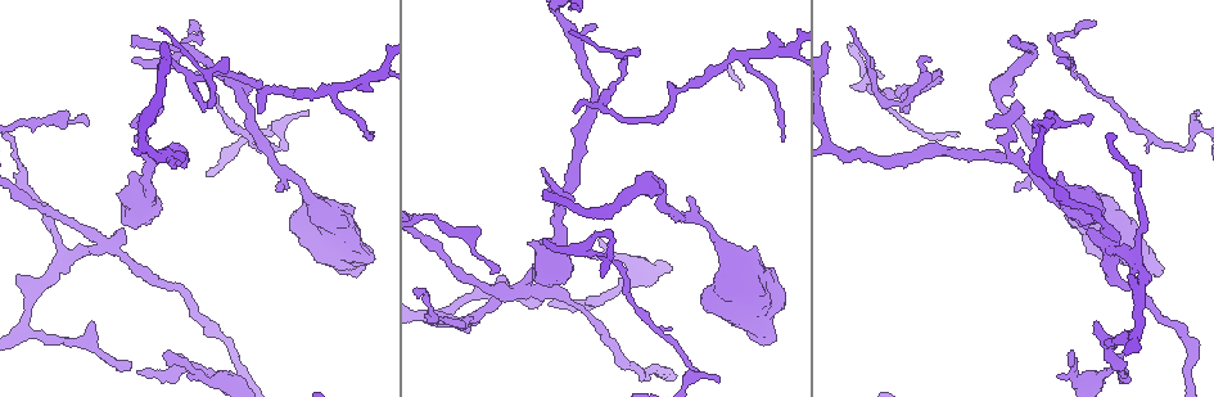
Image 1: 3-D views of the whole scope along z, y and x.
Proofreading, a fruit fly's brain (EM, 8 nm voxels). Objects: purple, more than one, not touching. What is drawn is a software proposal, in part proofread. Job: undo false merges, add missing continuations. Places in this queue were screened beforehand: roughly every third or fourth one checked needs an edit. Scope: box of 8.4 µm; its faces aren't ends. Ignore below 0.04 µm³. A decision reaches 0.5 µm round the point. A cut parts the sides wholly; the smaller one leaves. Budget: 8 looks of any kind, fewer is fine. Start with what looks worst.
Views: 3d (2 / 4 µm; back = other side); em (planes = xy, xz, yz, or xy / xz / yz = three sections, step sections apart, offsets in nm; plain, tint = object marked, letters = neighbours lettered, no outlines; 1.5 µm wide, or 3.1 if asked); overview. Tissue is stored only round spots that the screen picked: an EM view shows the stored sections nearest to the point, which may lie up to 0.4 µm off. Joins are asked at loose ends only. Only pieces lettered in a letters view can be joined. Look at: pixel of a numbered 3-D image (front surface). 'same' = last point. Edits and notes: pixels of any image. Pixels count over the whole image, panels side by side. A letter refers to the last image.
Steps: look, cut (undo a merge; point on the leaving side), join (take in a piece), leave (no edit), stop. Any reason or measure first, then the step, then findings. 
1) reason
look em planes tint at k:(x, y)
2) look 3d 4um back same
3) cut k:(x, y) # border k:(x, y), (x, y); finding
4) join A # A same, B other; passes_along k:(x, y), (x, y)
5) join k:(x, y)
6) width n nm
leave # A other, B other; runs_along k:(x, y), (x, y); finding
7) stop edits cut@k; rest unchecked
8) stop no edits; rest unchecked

an open end
look em xy step 8 tint at 1:(572, 111)

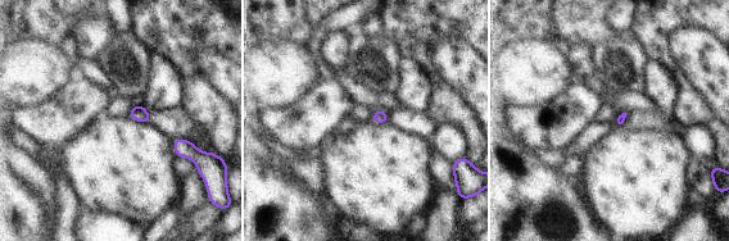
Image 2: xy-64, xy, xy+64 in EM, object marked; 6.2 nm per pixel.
look em yz step 8 letters same

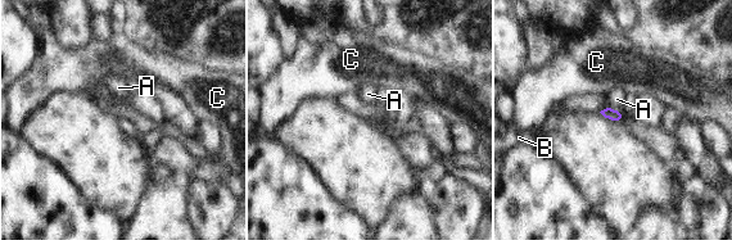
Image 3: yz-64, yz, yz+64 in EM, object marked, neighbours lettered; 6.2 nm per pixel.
leave # A other, B other, C other; border 3:(609, 107), (620, 112); none of them fits

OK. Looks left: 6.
stops while still wide
look em xy step 8 tint at 1:(363, 266)

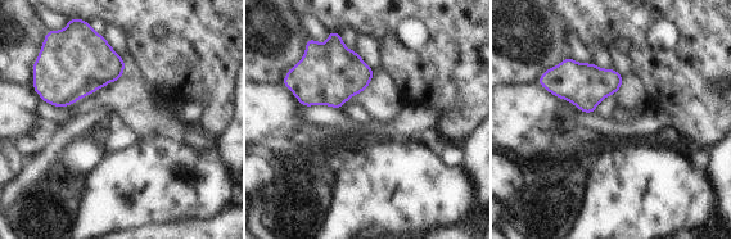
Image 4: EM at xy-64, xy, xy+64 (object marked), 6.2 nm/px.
look em xy step 8 letters same

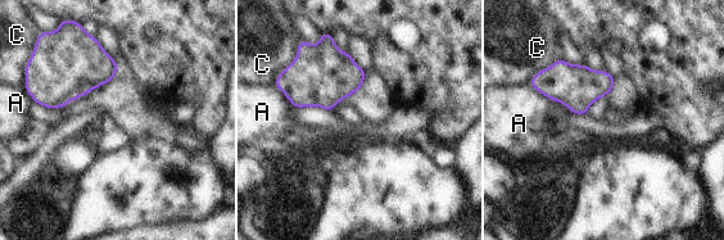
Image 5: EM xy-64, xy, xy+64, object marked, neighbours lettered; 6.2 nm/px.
leave # A other, C other; border 5:(528, 84), (571, 111); no lettered piece goes on from it

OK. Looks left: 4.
branch stops here
look em planes plain at 1:(566, 195)

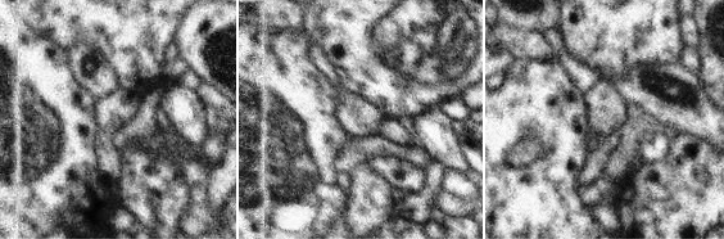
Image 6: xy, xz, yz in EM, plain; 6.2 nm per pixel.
look em planes tint same

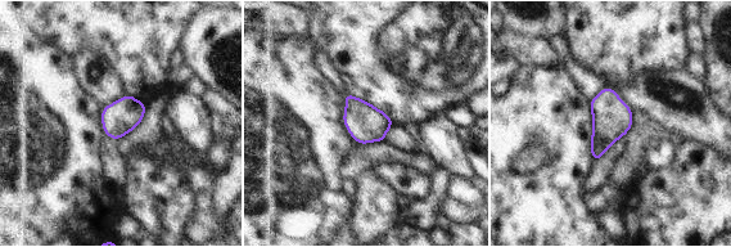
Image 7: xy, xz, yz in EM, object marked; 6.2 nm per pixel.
look em planes letters same

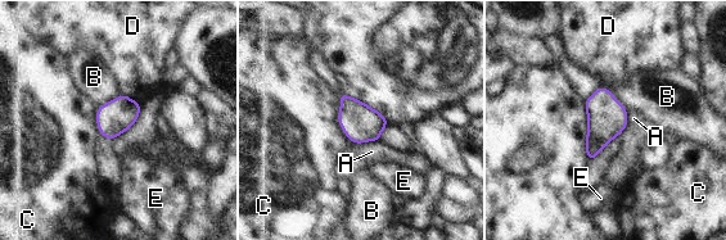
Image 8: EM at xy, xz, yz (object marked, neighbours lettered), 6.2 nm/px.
longest_contact C 300 nm
leave # A other, B other, C other, D other, E other; border 8:(338, 95), (338, 123), (351, 140); no lettered piece goes on from it

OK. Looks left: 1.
stop no edits; rest unchecked

